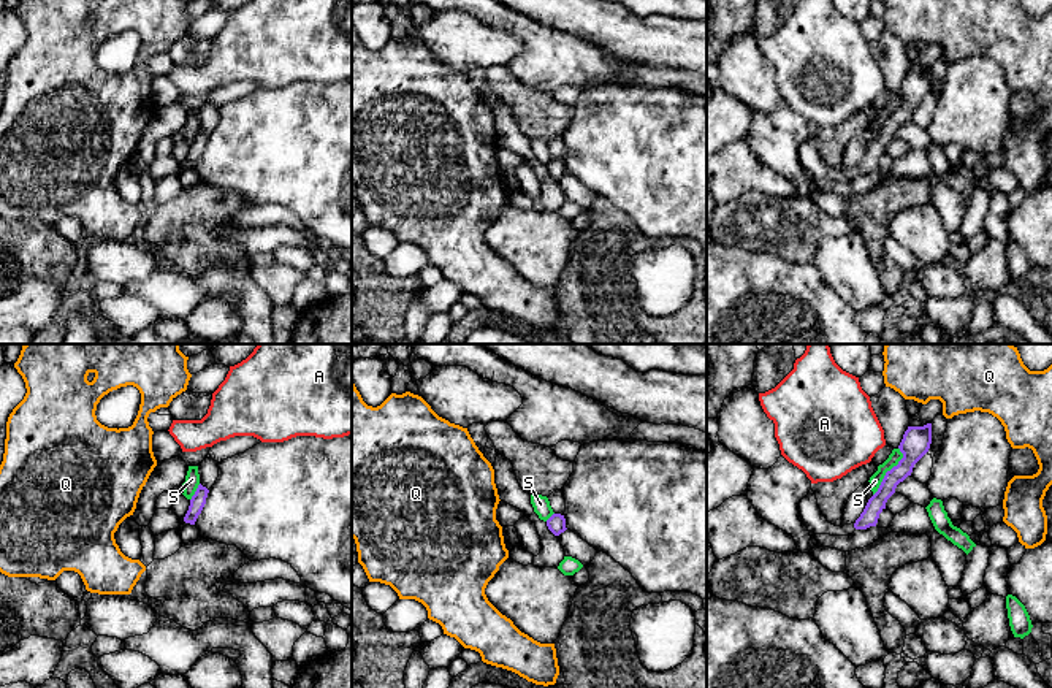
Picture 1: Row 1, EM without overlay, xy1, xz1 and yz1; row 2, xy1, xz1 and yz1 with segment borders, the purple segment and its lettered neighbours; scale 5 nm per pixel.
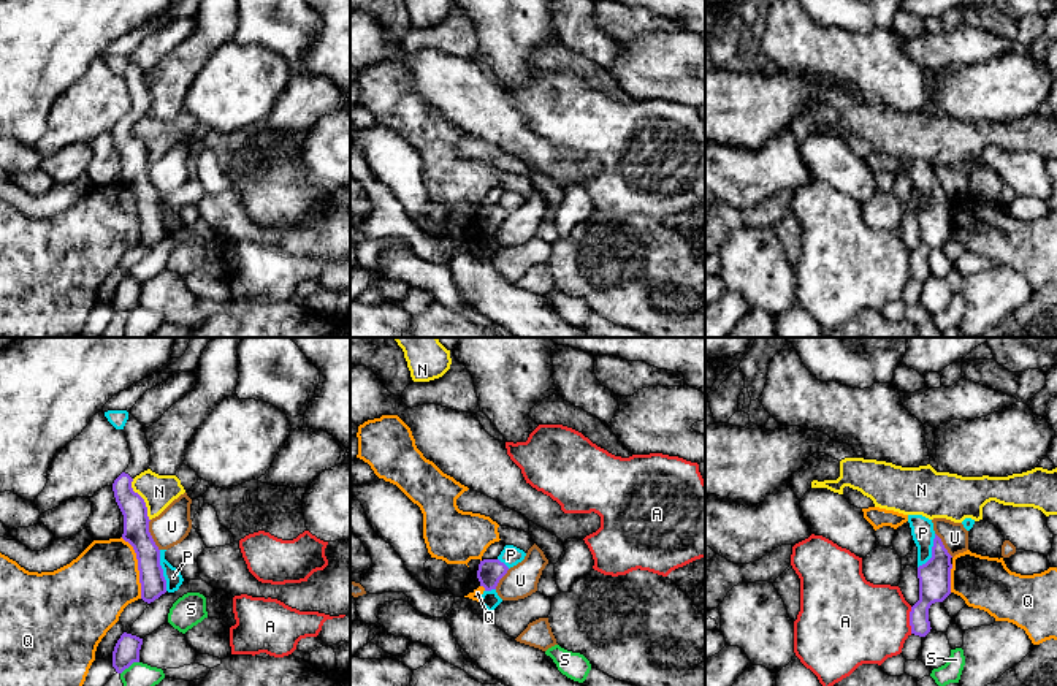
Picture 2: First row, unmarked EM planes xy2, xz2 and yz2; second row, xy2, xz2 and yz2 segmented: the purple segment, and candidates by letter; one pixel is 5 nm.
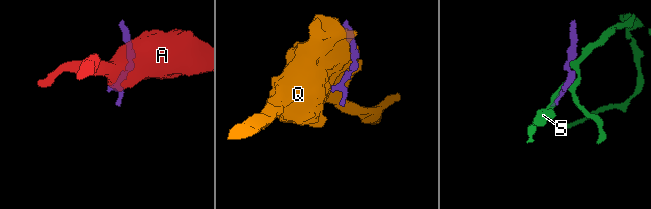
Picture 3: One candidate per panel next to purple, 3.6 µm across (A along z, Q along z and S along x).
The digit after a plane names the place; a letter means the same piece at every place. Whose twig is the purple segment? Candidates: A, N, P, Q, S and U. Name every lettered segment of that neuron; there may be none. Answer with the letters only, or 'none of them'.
none of them

